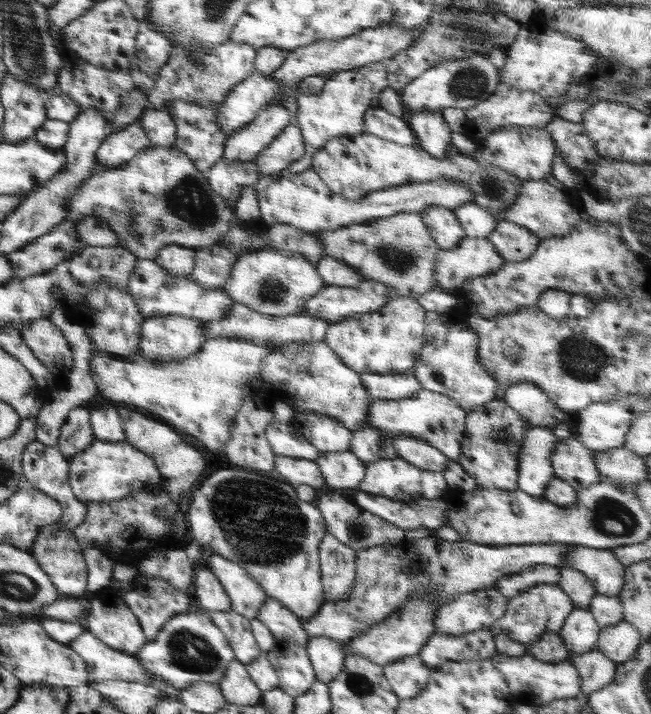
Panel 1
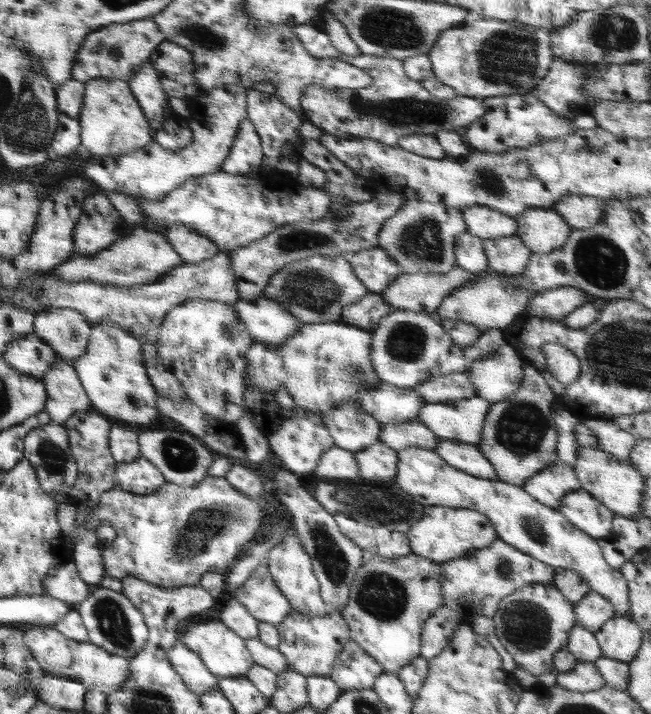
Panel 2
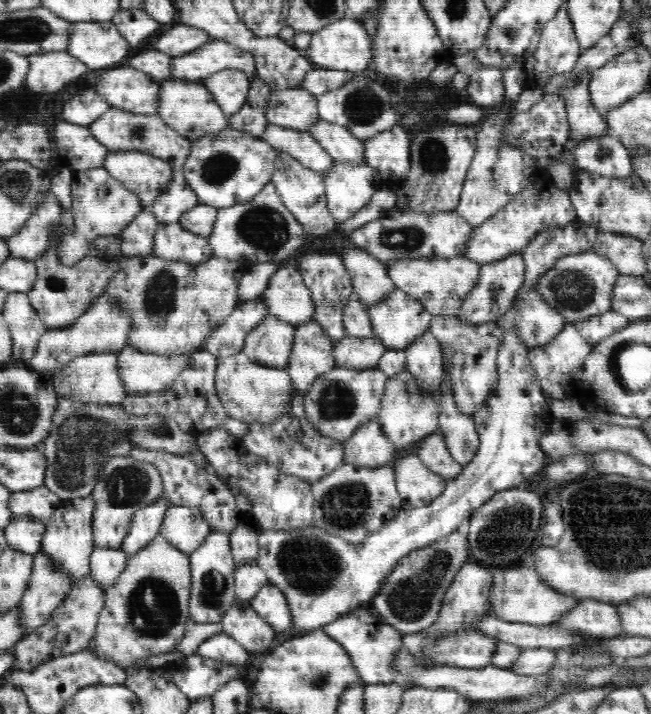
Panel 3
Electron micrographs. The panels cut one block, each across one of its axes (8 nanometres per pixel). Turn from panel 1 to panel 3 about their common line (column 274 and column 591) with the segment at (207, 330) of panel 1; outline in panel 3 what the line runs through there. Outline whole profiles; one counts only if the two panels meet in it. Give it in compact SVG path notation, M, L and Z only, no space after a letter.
M610 310L585 320L574 321L572 324L579 330L586 342L594 345L611 337L612 334L623 329L628 323L630 320L626 316Z

